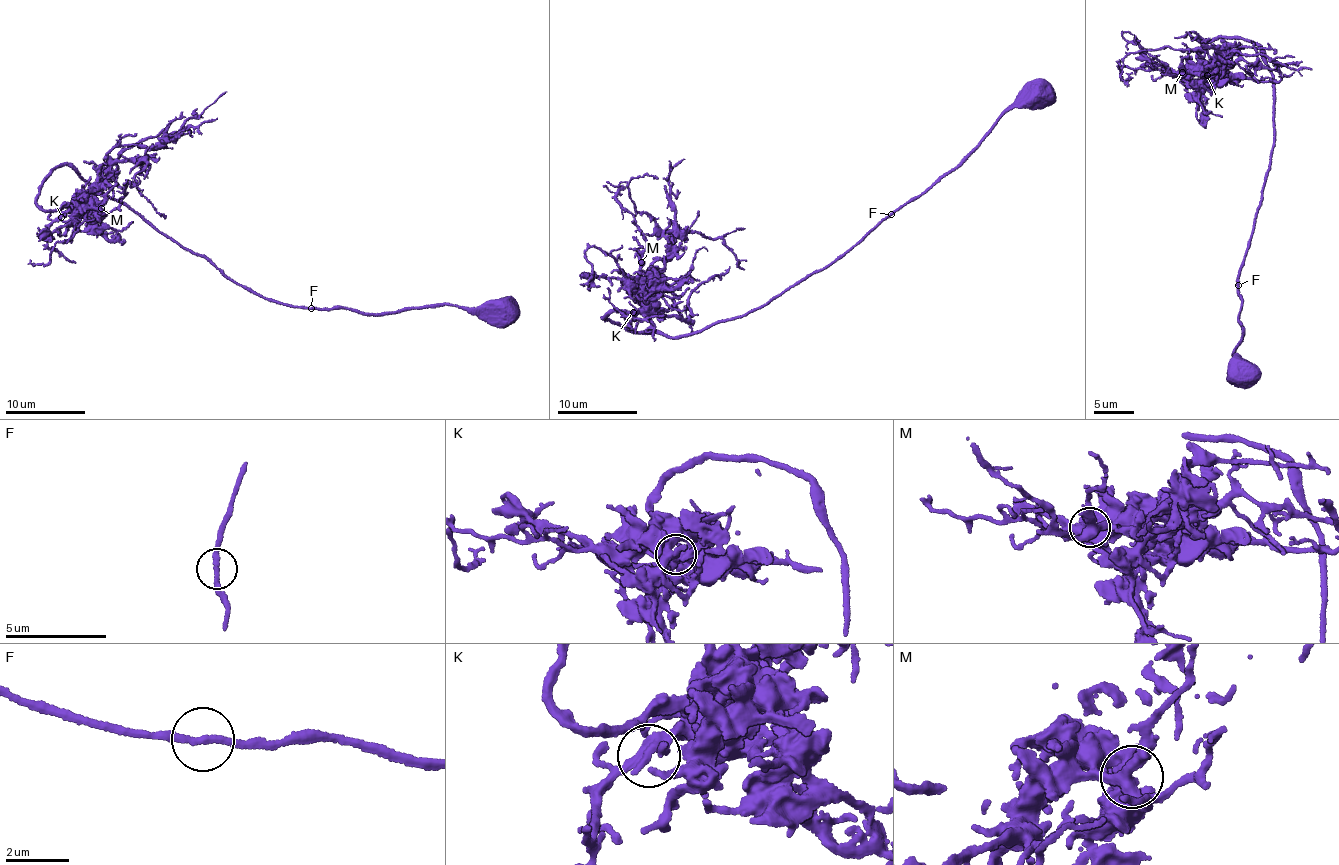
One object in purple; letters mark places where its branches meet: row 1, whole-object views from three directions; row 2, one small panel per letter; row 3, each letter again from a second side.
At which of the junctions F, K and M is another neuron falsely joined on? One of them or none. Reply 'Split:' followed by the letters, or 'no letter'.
Split: no letter

